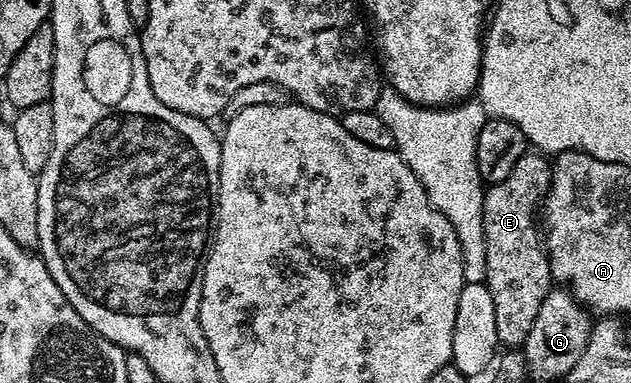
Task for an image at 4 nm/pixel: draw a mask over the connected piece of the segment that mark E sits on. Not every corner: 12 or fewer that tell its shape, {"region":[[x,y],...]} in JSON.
{"region":[[525,152],[484,193],[500,346],[520,348],[553,289],[534,210],[551,161]]}

